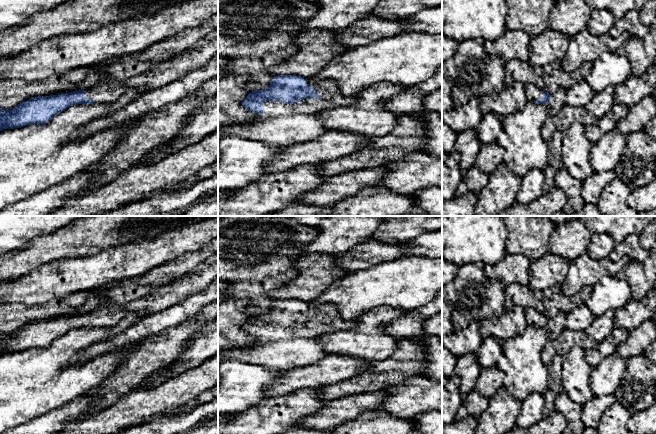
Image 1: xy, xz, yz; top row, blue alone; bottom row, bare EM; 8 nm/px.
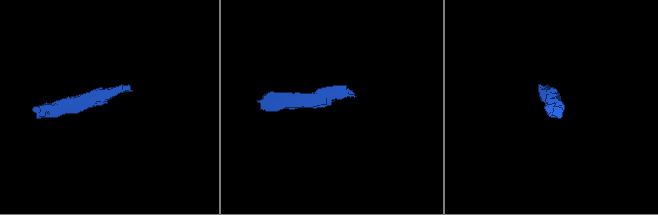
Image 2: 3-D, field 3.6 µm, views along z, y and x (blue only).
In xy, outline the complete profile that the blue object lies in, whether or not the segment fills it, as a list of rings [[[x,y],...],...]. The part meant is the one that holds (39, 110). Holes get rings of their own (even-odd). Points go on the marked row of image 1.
[[[218,29],[213,30],[193,47],[155,63],[151,70],[125,81],[103,81],[90,89],[36,97],[23,101],[11,110],[0,110],[0,131],[29,124],[44,124],[72,105],[112,103],[129,88],[147,92],[183,77],[206,65],[218,54]]]

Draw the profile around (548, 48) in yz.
[[[549,27],[531,38],[528,62],[533,66],[550,65],[553,70],[560,69],[568,44],[568,36]]]

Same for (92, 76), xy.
[[[102,66],[97,68],[82,68],[84,78],[79,83],[79,88],[86,90],[107,79],[107,71]]]

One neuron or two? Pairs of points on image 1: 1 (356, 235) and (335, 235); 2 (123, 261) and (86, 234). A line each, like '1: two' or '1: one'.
1: one
2: two

